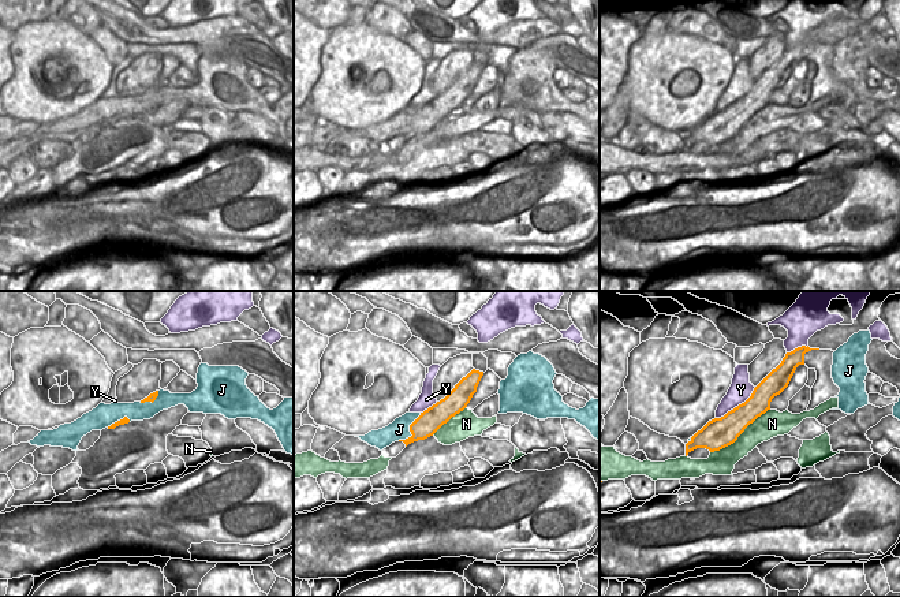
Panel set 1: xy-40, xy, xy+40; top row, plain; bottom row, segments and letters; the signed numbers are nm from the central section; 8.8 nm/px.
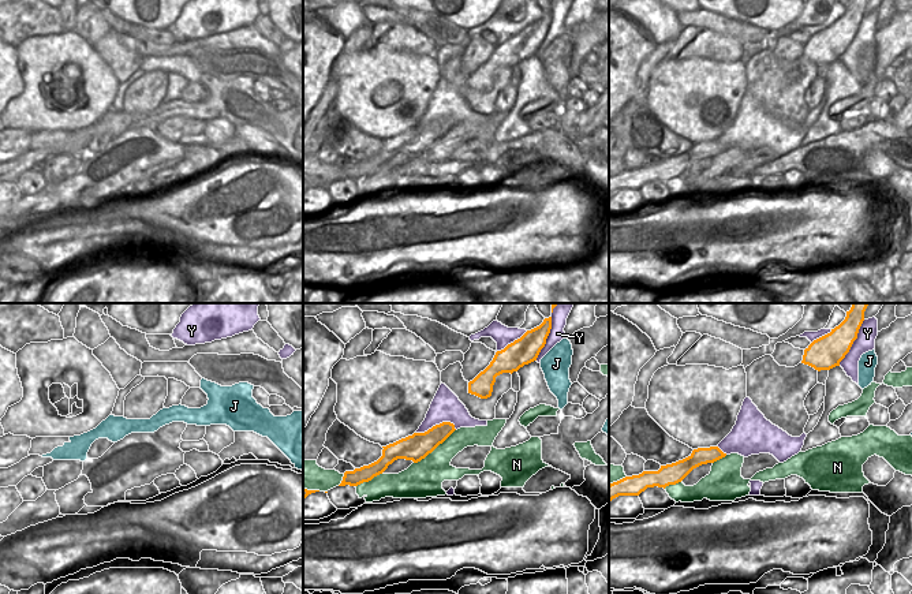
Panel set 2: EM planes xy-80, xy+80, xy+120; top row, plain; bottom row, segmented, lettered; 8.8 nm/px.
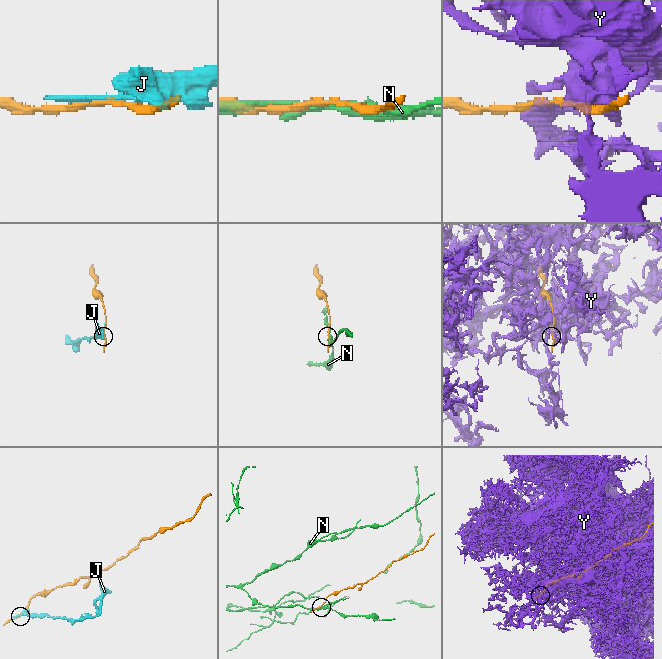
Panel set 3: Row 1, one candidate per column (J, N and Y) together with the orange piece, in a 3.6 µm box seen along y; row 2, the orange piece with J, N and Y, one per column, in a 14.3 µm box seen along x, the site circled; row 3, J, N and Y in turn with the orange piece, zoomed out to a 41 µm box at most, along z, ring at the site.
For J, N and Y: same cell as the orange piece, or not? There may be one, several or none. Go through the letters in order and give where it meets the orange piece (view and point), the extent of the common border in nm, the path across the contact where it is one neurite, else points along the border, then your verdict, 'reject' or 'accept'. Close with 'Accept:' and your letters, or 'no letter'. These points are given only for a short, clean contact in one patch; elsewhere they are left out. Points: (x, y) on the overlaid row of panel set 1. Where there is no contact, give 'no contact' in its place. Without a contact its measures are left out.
J: contact xy (410, 431); length 320 nm; reject
N: contact xy+40 (740, 433); length 650 nm; reject
Y: contact xy+40 (738, 406); length 460 nm; reject
Accept: no letter

